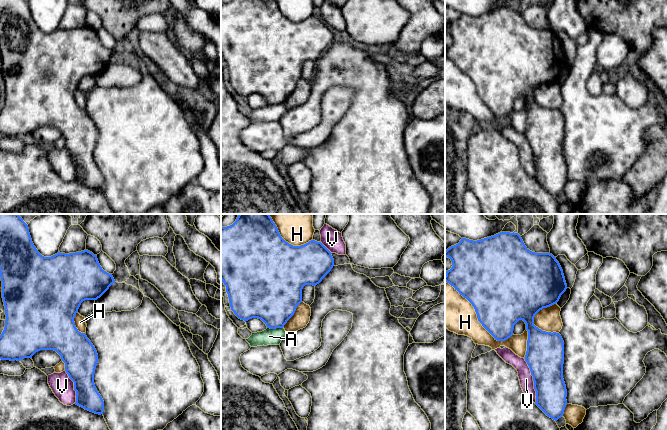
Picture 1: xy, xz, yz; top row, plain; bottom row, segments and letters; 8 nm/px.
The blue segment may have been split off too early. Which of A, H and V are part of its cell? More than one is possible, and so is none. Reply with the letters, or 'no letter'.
no letter

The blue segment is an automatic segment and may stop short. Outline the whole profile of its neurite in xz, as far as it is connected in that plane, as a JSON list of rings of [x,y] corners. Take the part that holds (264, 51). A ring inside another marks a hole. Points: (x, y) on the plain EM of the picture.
[[[232,0],[221,3],[221,57],[226,62],[231,86],[245,98],[258,94],[267,104],[283,104],[302,78],[303,63],[319,60],[333,42],[331,28],[321,18],[311,16],[304,21],[293,22],[281,13],[275,0]]]

